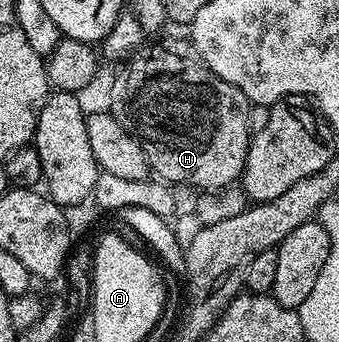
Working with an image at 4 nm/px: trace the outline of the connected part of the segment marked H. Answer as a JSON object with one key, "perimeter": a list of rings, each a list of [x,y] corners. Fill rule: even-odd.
{"perimeter":[[[190,39],[150,44],[138,49],[122,65],[123,72],[116,74],[111,84],[111,116],[137,138],[152,173],[168,185],[192,184],[198,190],[223,190],[234,185],[231,183],[242,177],[253,135],[253,108],[247,96],[237,86],[225,82],[225,78],[213,74]]]}

